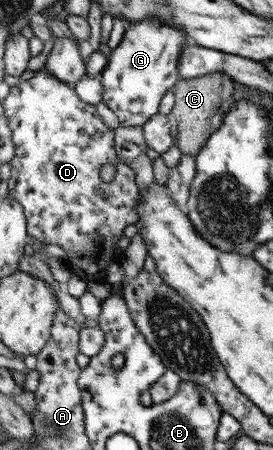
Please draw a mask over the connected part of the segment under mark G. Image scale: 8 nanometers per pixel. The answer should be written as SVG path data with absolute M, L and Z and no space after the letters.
M149 16L146 20L130 20L126 23L123 39L110 54L100 74L104 87L103 100L116 114L121 125L144 127L158 114L160 100L166 96L168 90L174 90L181 78L179 73L181 50L190 43L192 41L182 31L166 25L163 20L153 16Z

